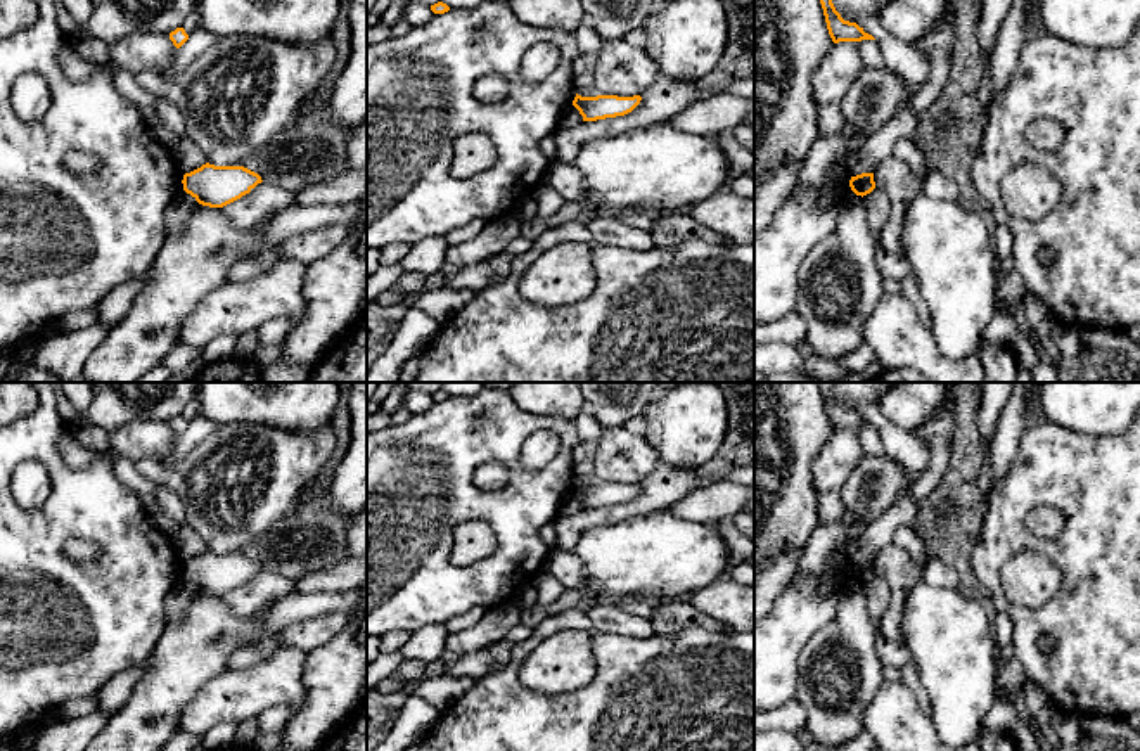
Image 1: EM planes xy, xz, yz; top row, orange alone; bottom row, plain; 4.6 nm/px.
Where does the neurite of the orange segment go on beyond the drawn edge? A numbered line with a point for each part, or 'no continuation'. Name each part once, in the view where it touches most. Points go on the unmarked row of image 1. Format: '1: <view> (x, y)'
no continuation

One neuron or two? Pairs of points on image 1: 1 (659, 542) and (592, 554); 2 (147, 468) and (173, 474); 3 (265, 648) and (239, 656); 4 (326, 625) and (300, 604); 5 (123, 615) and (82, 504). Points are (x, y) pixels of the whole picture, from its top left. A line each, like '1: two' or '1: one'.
1: one
2: one
3: one
4: two
5: one

